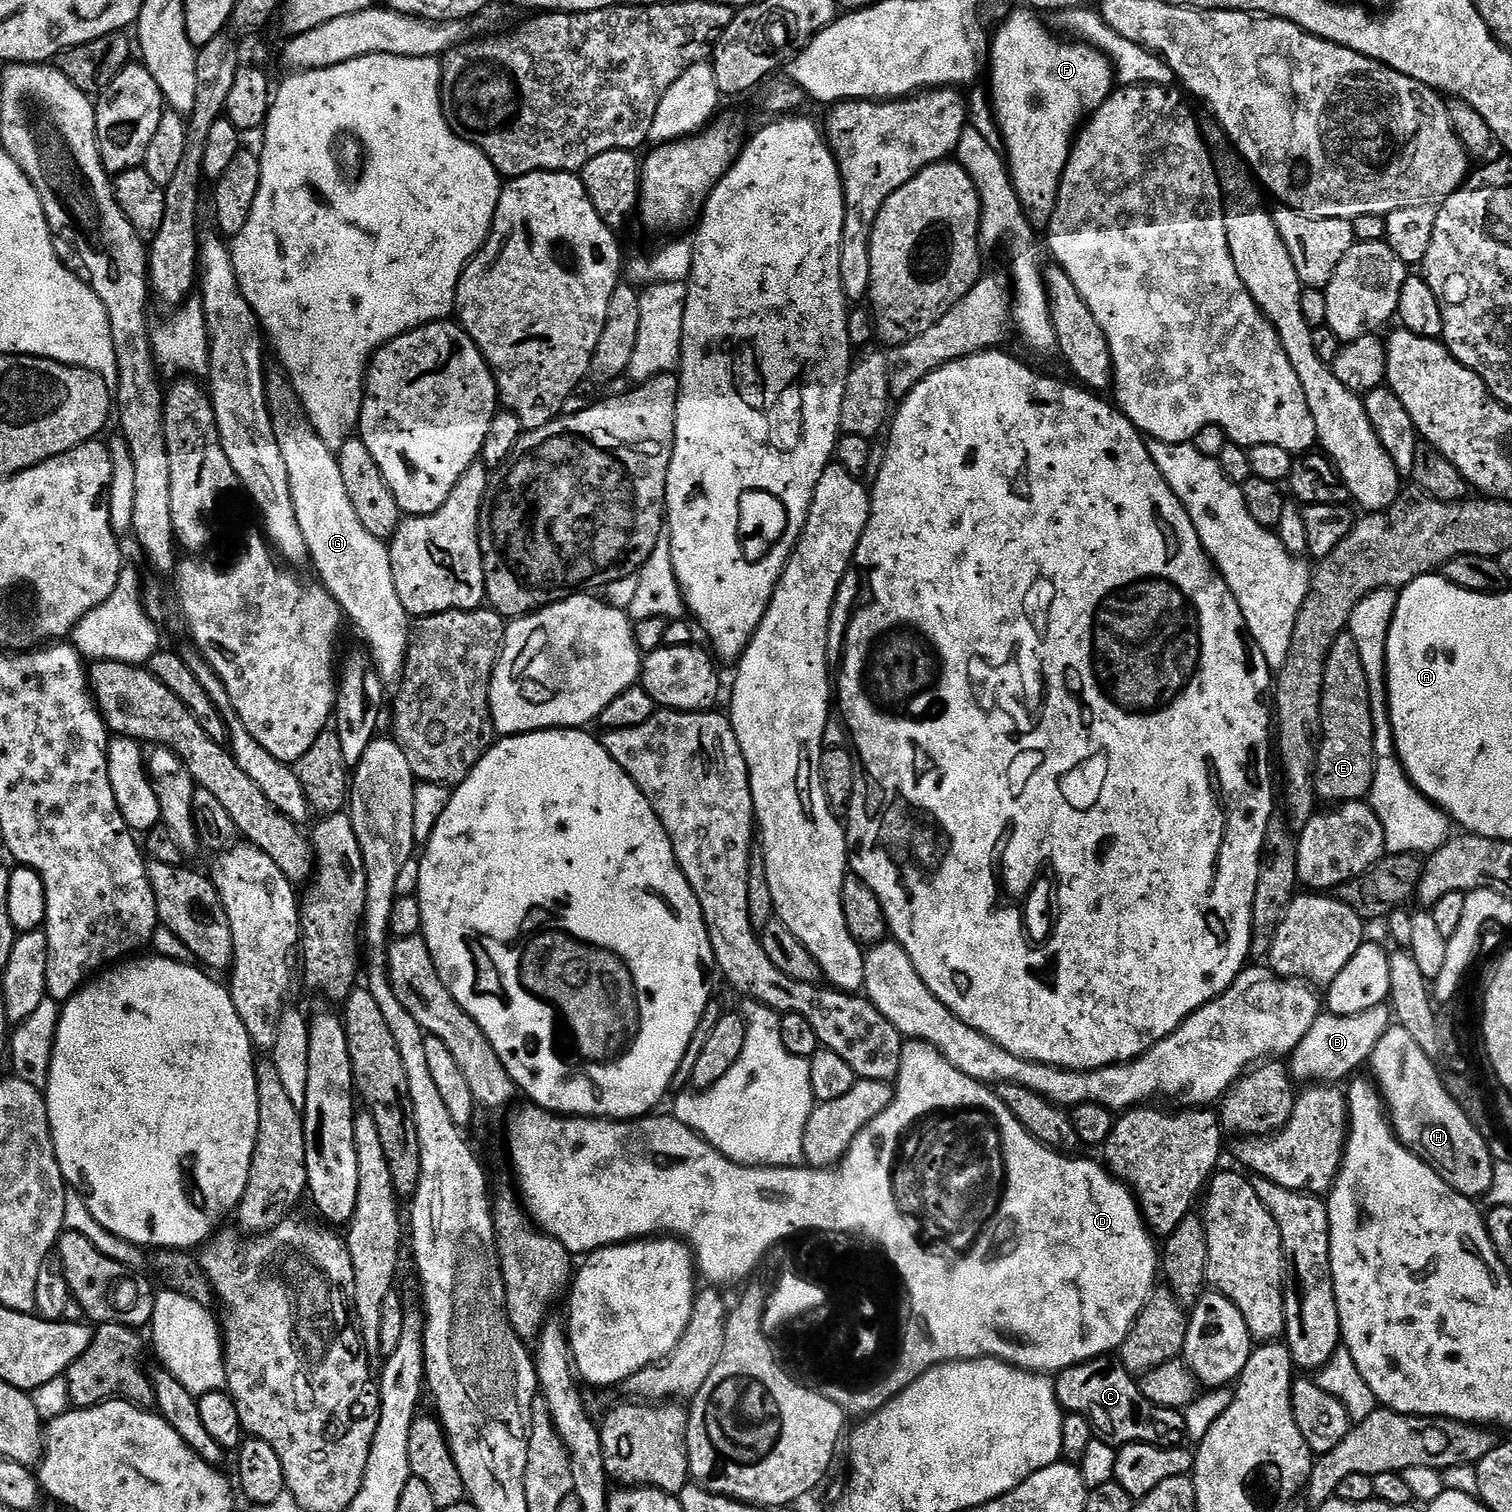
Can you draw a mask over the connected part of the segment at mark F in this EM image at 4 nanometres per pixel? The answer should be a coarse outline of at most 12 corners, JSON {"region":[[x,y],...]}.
{"region":[[1035,11],[990,40],[991,110],[1033,225],[1047,225],[1112,61]]}

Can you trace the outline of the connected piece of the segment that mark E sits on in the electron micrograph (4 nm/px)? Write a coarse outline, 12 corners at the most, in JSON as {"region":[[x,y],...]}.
{"region":[[1330,650],[1316,795],[1363,801],[1376,769],[1362,654]]}

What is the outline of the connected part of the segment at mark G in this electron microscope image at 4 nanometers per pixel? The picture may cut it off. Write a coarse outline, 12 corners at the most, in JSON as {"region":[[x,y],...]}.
{"region":[[265,375],[298,526],[321,587],[380,679],[412,618],[287,375]]}

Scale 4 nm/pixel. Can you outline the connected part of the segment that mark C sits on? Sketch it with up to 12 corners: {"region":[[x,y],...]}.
{"region":[[1112,1358],[1055,1377],[1065,1413],[1113,1446],[1175,1448],[1183,1411],[1142,1394]]}

